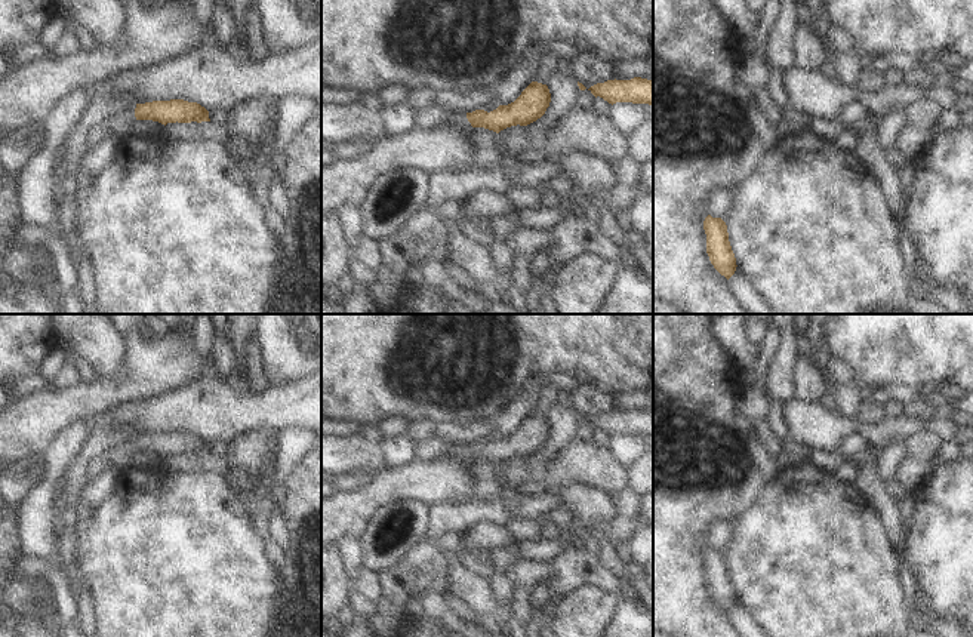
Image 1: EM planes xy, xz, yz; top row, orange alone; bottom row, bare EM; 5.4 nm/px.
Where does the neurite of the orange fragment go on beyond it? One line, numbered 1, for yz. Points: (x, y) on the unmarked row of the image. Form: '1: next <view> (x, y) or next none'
1: next none

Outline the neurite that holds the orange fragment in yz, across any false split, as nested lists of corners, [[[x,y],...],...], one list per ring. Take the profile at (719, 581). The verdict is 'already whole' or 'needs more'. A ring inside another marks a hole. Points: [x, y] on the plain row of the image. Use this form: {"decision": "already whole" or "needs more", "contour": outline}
{"decision": "already whole", "contour": [[[708,547],[703,553],[706,585],[714,600],[727,612],[736,603],[736,590],[729,573],[727,557],[721,550]]]}

